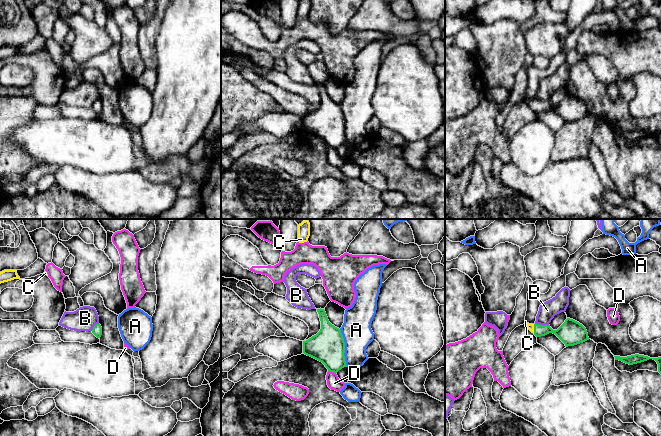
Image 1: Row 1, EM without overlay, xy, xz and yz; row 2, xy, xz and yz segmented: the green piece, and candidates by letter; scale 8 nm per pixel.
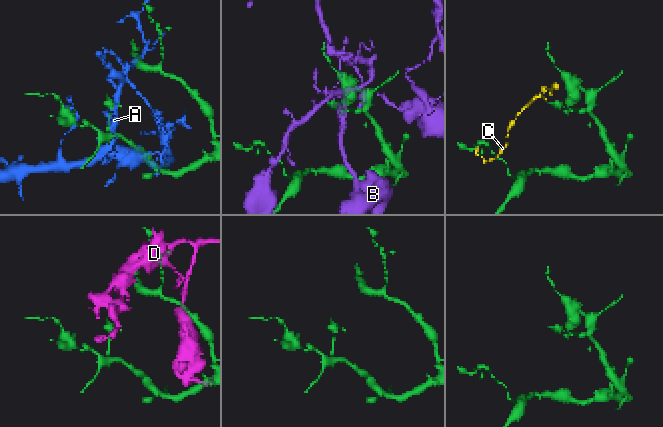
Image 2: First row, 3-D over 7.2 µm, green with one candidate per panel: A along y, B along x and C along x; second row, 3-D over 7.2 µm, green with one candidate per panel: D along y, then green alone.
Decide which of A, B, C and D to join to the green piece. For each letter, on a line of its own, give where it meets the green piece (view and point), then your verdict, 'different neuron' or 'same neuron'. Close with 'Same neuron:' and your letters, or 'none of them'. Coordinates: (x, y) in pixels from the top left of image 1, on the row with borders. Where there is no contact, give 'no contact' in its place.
A: contact xz (344, 348); different neuron
B: contact yz (542, 325); different neuron
C: contact yz (534, 328); same neuron
D: contact xz (332, 371); different neuron
Same neuron: C

